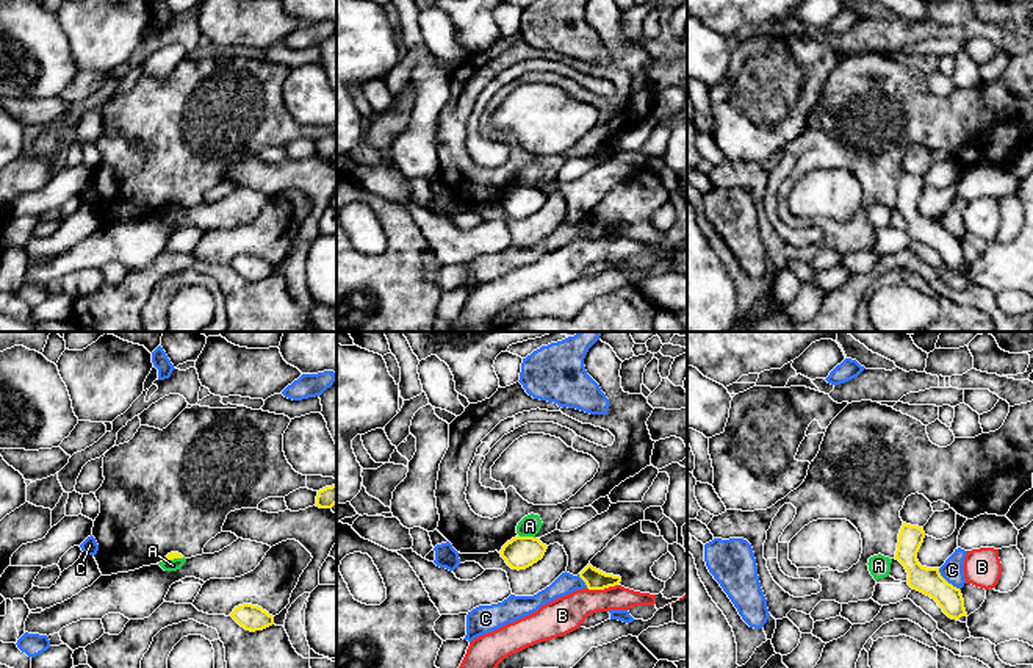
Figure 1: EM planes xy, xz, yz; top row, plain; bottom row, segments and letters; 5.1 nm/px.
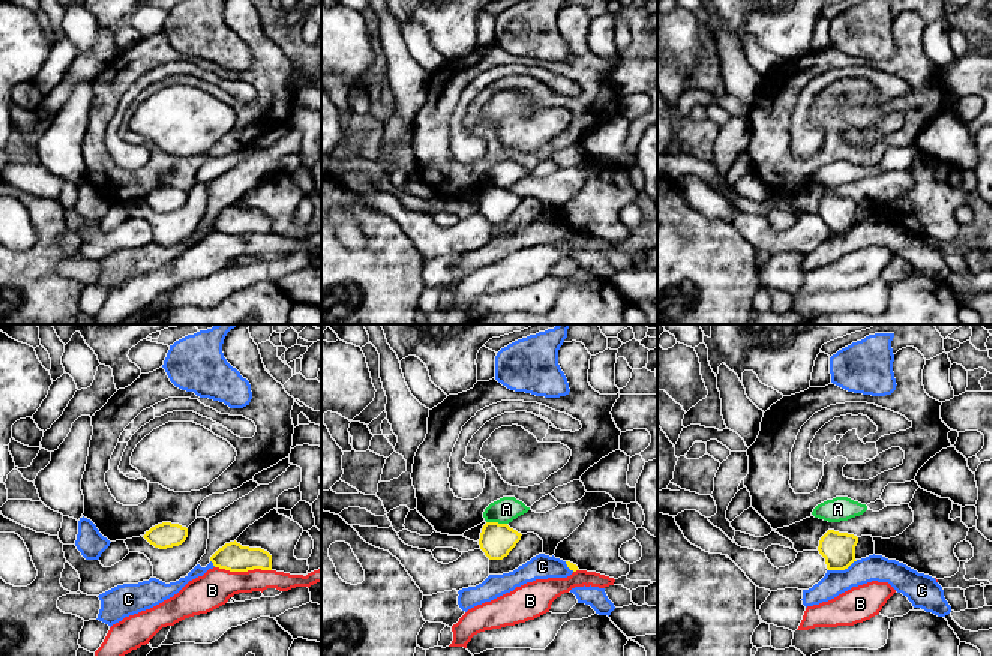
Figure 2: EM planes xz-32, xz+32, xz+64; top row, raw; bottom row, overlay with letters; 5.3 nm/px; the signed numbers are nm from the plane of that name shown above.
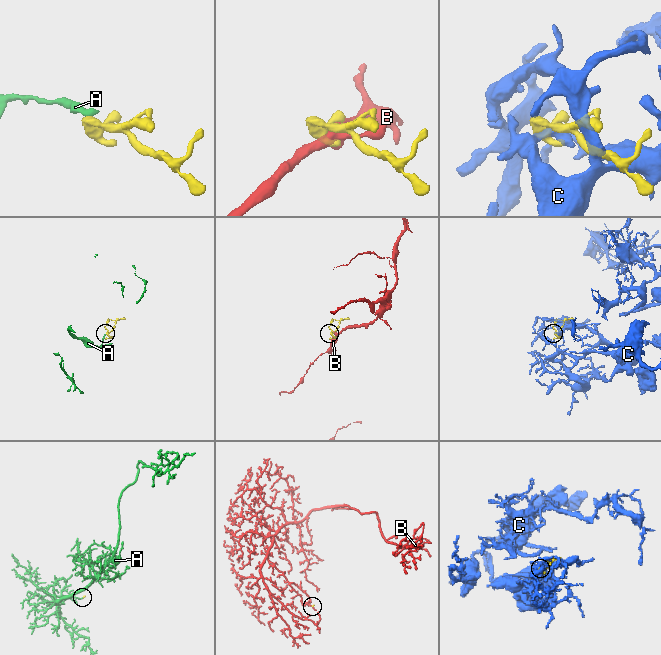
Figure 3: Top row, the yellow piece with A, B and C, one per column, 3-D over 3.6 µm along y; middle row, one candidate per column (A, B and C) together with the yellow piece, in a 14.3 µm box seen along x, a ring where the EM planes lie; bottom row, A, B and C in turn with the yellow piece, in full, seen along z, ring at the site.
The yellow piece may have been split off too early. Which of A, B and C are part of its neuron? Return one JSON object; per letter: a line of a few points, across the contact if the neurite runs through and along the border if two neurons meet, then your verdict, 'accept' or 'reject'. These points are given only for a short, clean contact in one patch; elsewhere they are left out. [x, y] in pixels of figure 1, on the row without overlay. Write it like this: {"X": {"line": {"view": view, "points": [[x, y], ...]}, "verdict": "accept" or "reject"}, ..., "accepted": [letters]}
{"A": {"line": {"view": "xz", "points": [[518, 183], [534, 188]]}, "verdict": "reject"}, "B": {"verdict": "reject"}, "C": {"verdict": "reject"}, "accepted": []}

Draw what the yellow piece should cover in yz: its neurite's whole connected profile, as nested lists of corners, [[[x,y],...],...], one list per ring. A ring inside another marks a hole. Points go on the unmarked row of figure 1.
[[[903,172],[894,208],[905,216],[908,235],[934,249],[948,268],[967,266],[961,239],[948,233],[939,217],[927,217],[919,213],[917,202],[923,188],[923,177]]]

